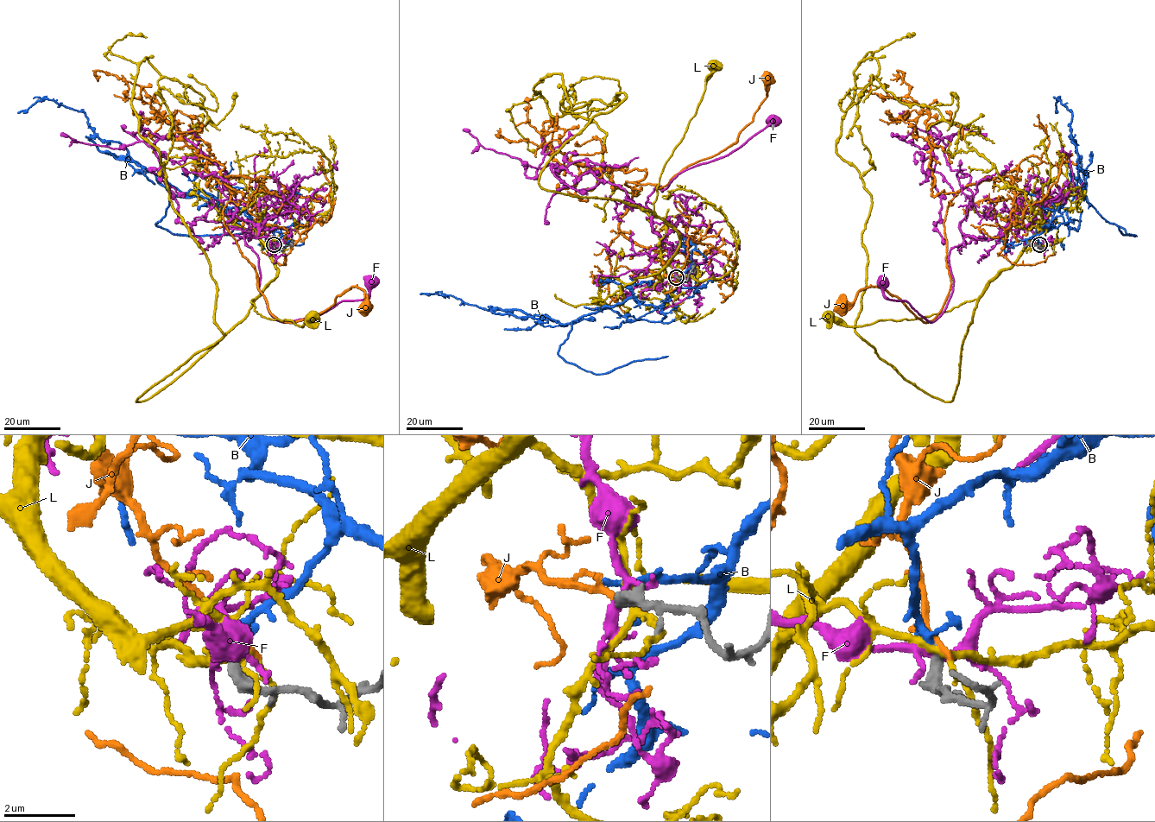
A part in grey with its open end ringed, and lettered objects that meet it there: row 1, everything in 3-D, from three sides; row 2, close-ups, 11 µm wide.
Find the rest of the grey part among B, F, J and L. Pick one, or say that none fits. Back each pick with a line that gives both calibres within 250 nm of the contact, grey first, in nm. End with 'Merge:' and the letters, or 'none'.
B: Thickness 280 nm (grey) against 130 nm
Merge: B

